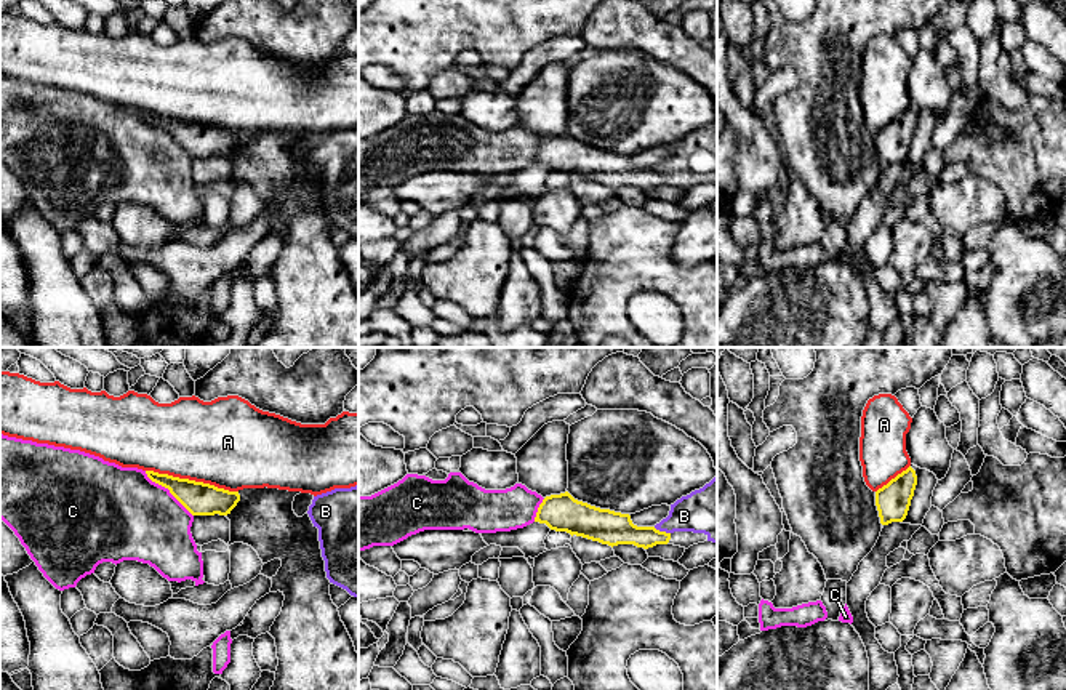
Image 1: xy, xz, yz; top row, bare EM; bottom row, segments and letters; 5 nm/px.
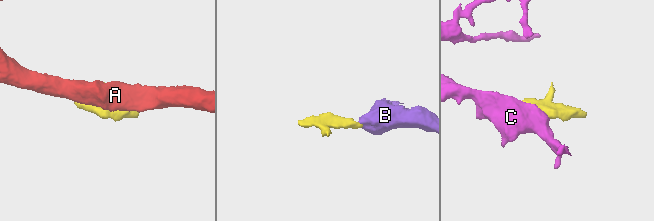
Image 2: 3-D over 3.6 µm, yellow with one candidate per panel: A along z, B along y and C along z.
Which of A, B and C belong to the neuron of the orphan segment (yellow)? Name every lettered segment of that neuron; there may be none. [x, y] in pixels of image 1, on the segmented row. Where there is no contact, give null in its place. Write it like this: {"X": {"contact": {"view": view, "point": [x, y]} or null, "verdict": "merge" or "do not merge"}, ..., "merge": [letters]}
{"A": {"contact": {"view": "xy", "point": [192, 481]}, "verdict": "do not merge"}, "B": {"contact": {"view": "xz", "point": [661, 532]}, "verdict": "merge"}, "C": {"contact": {"view": "xy", "point": [168, 489]}, "verdict": "do not merge"}, "merge": ["B"]}

